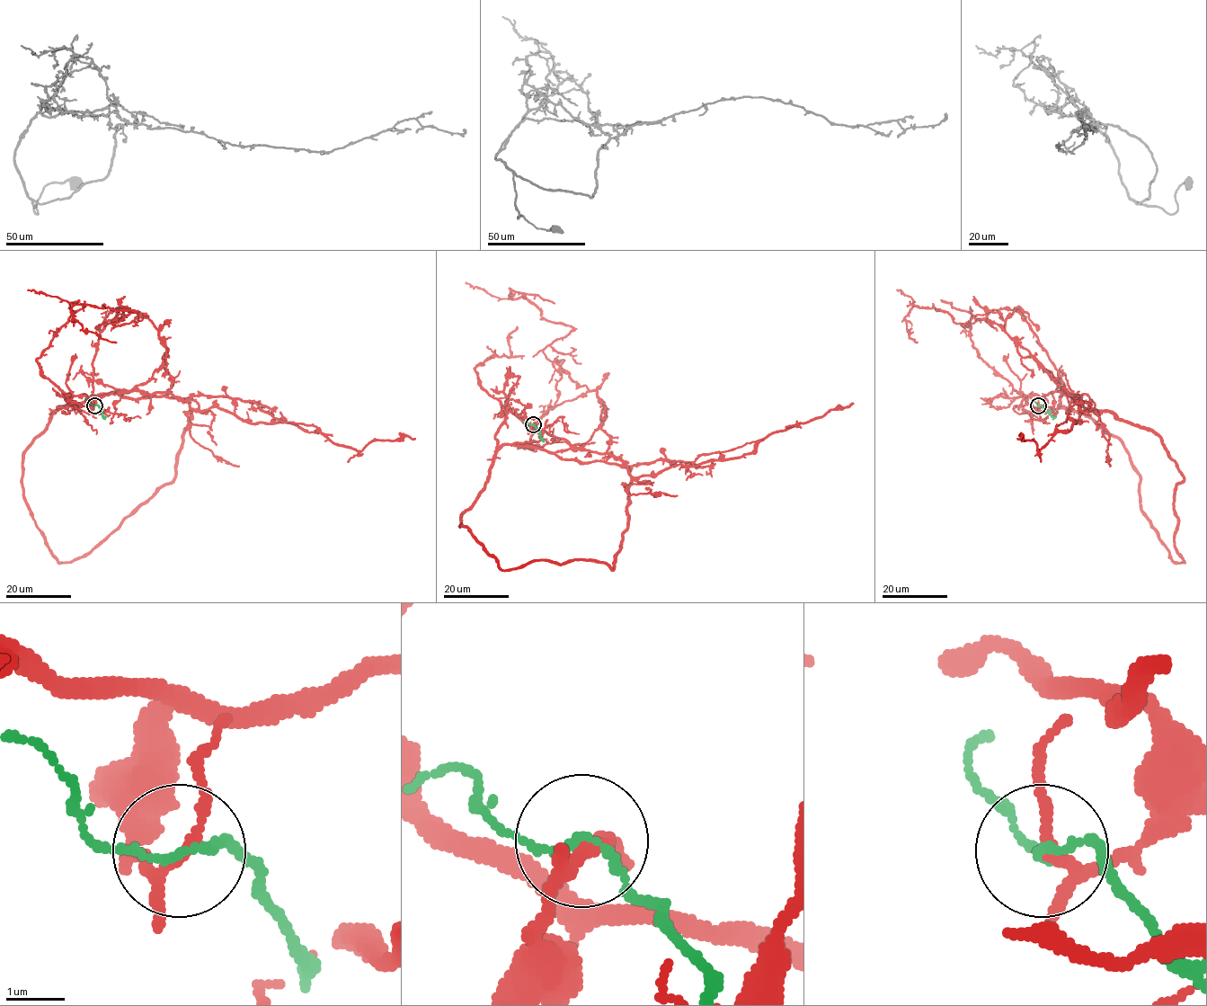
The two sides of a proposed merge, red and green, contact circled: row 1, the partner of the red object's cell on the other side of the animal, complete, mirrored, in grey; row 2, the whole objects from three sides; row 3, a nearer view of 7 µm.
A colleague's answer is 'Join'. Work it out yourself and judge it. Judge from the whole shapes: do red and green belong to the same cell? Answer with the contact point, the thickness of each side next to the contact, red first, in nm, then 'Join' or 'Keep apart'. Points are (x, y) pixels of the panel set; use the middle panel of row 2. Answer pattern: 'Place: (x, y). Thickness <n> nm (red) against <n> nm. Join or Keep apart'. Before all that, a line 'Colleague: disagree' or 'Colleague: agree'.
Colleague: disagree
Place: (533, 424). Thickness 160 nm (red) against 120 nm. Keep apart

